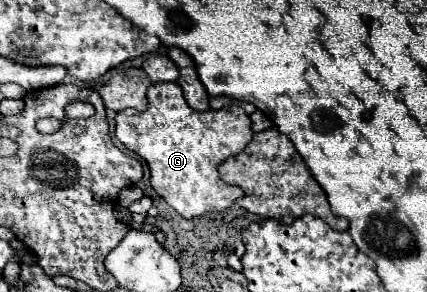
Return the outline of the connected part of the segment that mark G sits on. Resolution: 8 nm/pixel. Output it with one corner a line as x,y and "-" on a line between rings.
154,83
148,89
148,109
144,113
138,113
134,109
120,111
116,115
116,137
118,141
130,149
132,153
146,159
150,167
150,183
154,191
170,205
174,207
184,219
192,219
210,211
224,211
228,209
238,197
242,197
242,189
236,185
228,185
218,175
218,165
228,159
230,155
240,153
250,139
252,139
252,121
246,115
246,111
240,105
222,107
218,111
194,111
188,107
188,103
182,97
182,89
178,83

